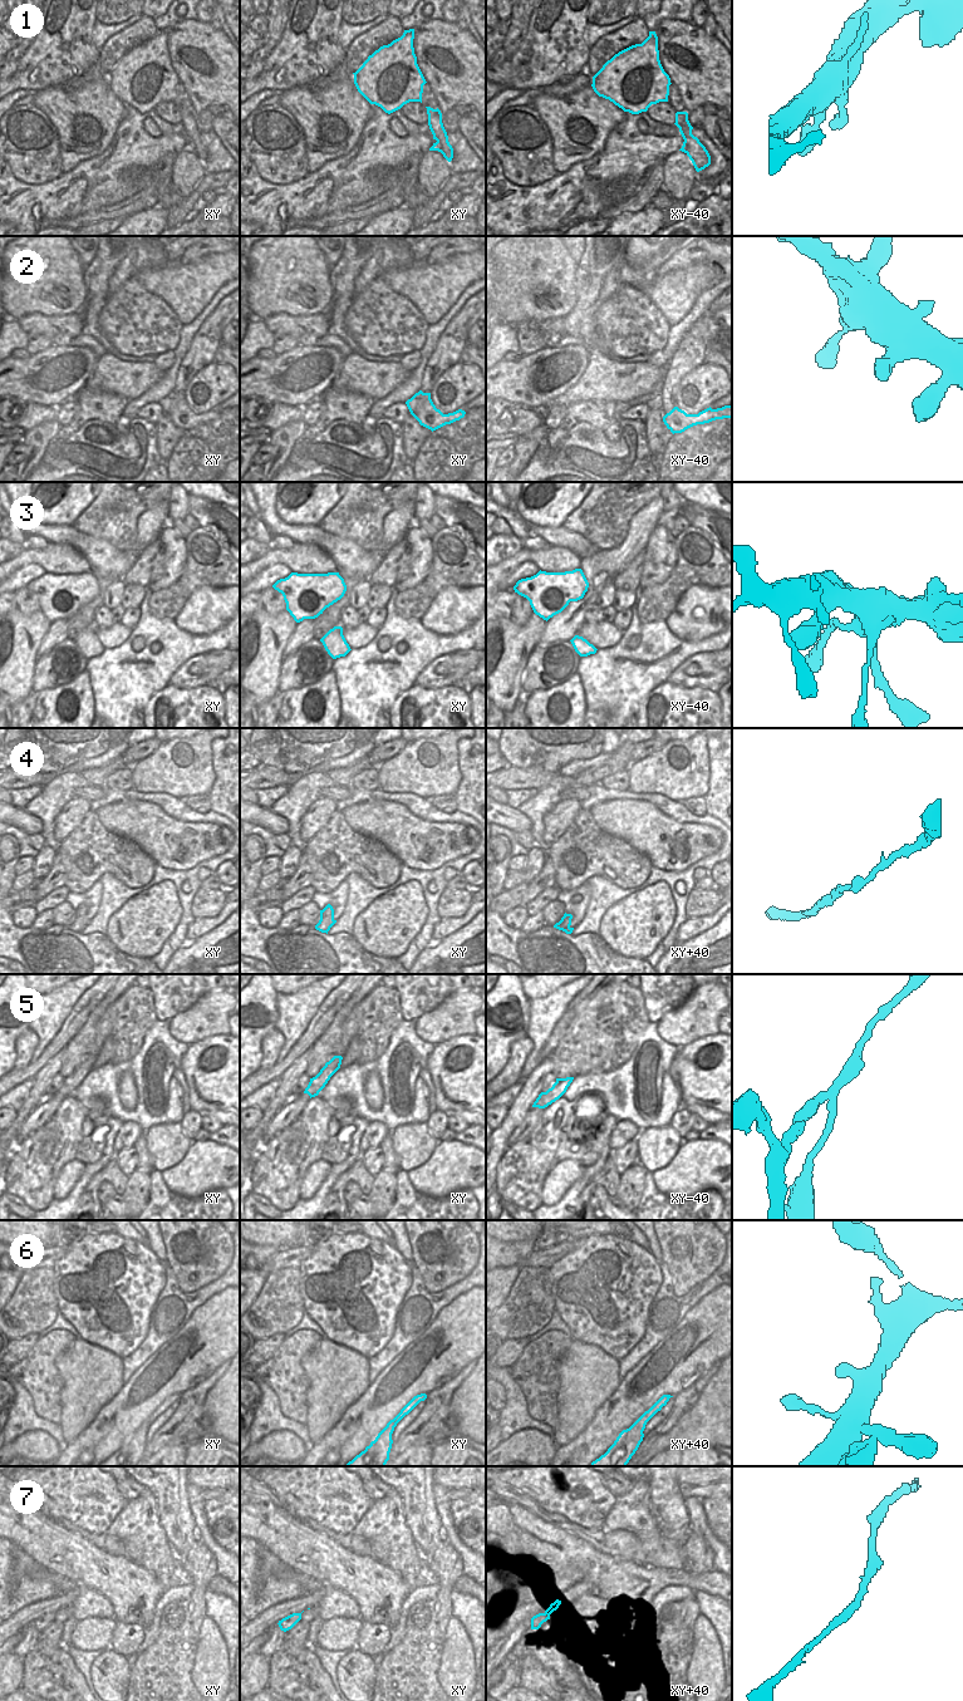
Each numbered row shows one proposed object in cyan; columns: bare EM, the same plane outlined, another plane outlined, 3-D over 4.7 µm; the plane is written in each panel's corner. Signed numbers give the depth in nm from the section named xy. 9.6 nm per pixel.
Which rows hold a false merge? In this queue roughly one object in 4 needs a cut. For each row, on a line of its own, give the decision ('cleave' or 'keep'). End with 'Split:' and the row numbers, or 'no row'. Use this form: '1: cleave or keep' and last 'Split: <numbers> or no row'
1: keep
2: keep
3: keep
4: keep
5: cleave
6: keep
7: keep
Split: 5

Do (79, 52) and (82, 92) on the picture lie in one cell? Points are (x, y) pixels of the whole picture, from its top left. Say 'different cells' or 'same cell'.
different cells

